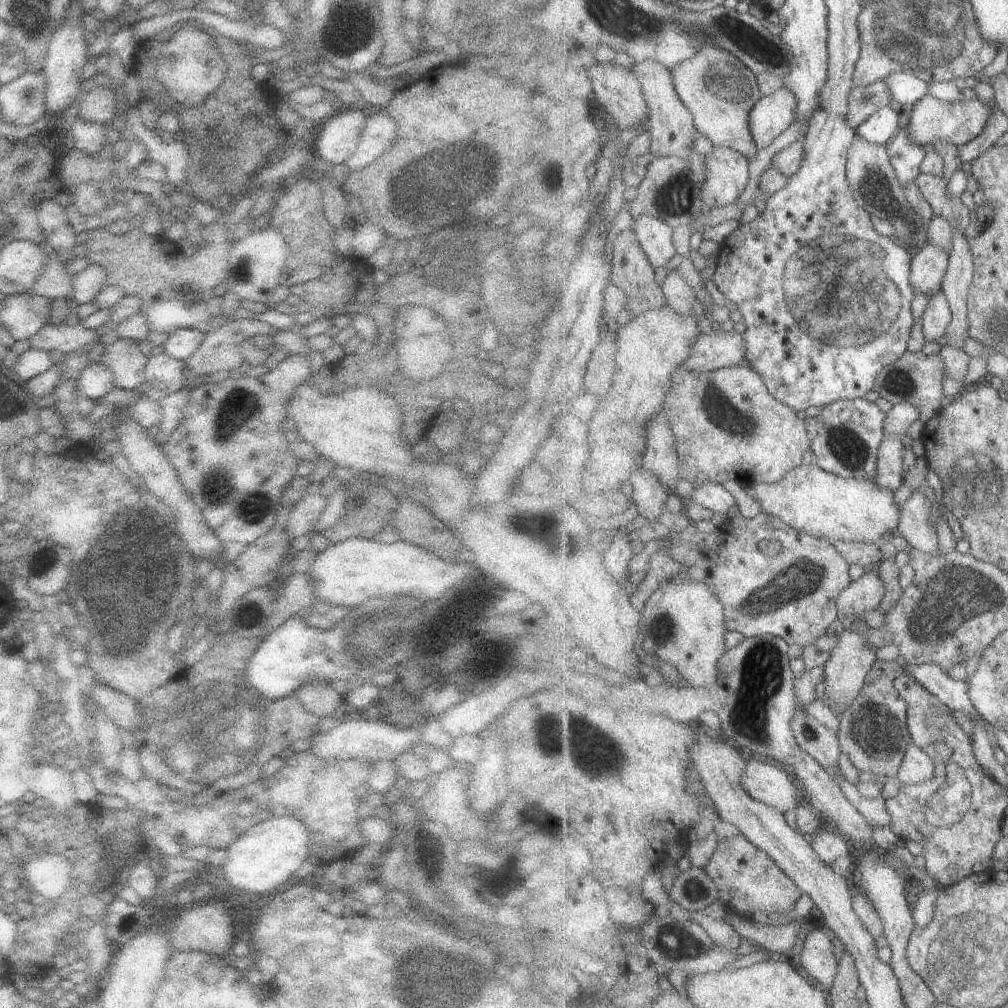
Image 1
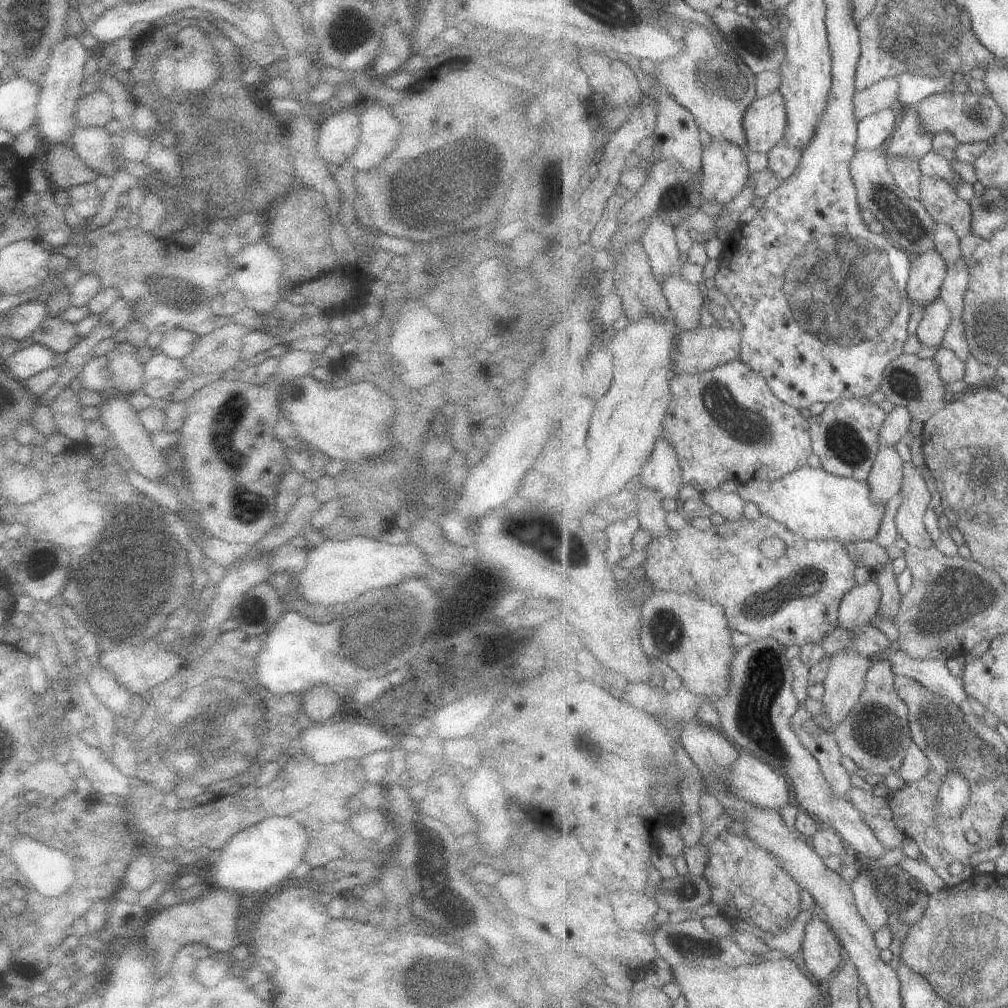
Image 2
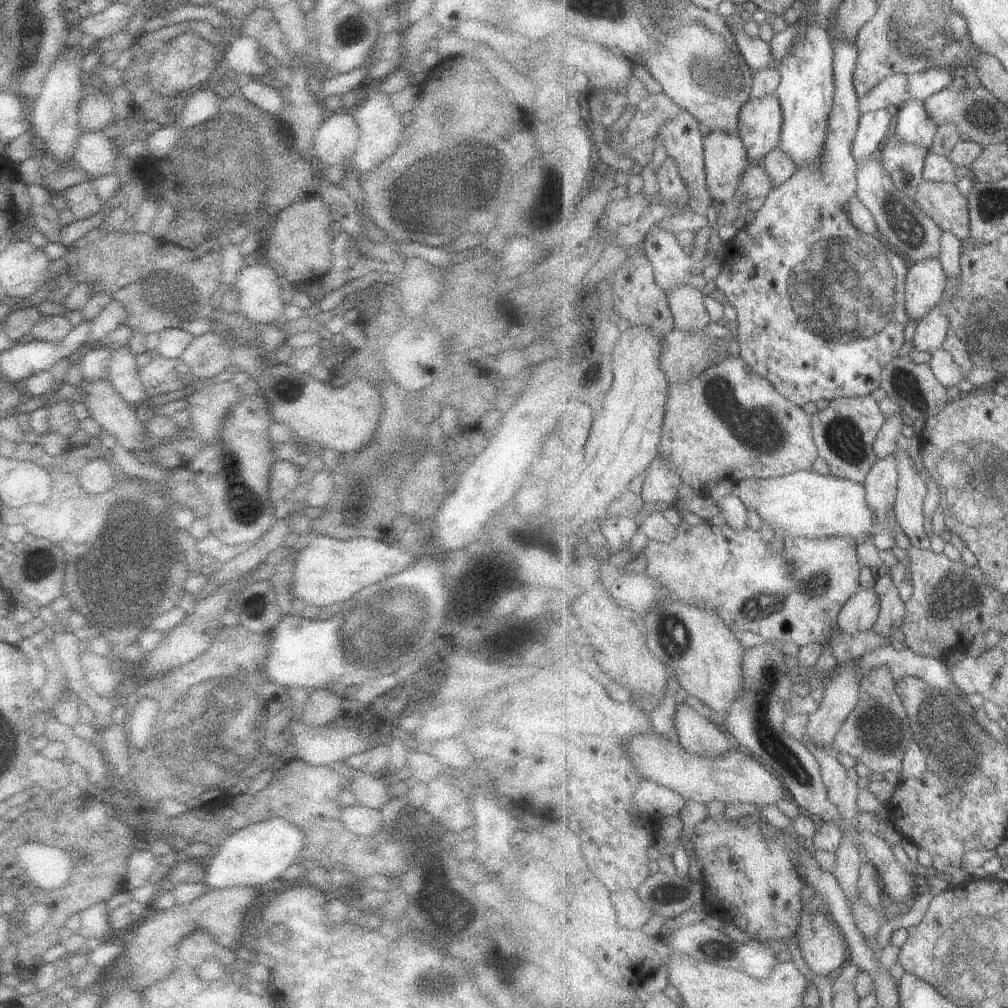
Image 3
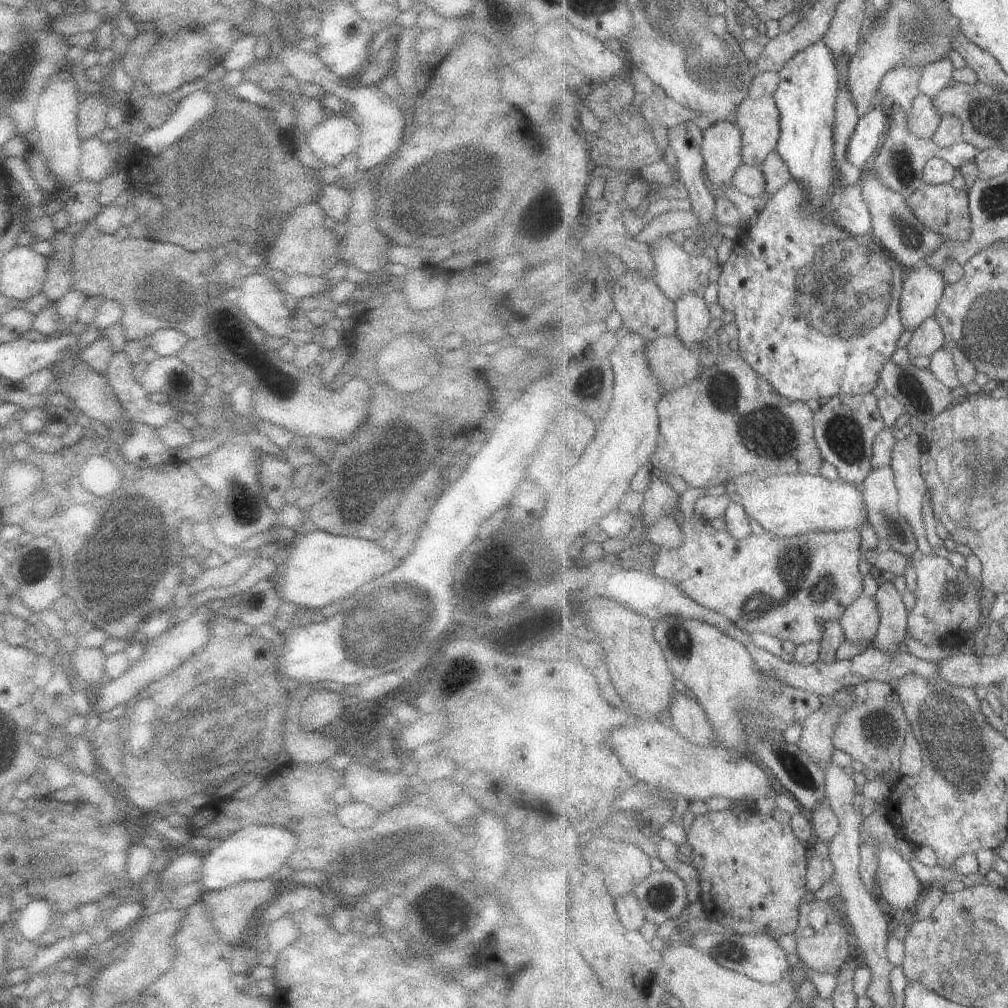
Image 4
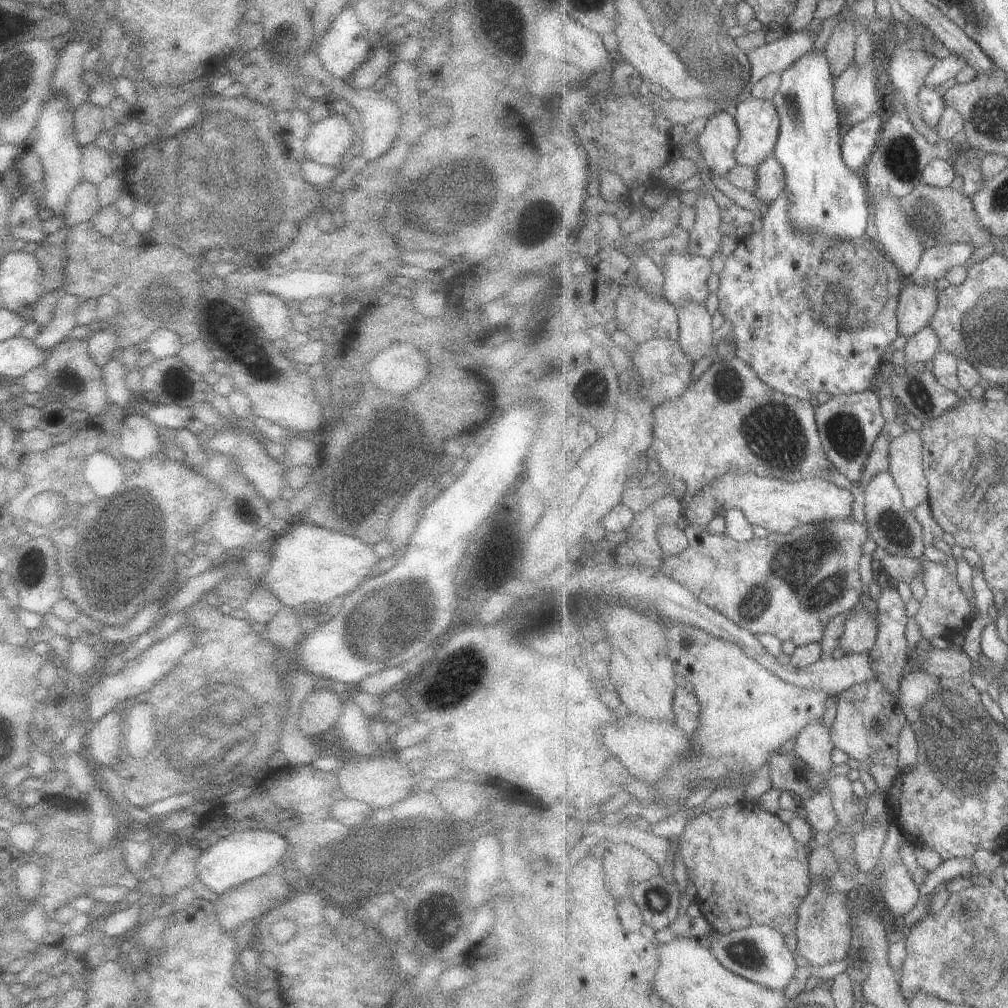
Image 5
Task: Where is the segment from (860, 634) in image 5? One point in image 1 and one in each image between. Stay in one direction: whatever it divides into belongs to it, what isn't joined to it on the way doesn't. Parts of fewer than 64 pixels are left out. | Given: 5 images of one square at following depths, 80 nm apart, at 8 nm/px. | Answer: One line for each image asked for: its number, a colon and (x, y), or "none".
1: (865, 594)
2: (859, 606)
3: (860, 613)
4: (860, 622)

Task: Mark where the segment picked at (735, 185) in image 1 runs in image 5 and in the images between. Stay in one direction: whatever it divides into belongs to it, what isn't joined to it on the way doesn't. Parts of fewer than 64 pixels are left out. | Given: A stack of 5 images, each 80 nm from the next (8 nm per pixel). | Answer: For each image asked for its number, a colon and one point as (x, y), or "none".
2: (725, 169)
3: (726, 158)
4: (721, 147)
5: (718, 141)

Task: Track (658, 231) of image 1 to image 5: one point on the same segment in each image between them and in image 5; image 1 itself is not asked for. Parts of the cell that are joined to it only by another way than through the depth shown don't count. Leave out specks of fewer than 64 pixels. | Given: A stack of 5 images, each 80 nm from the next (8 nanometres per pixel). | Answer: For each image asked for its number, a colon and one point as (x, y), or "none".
2: (659, 240)
3: (673, 266)
4: (677, 272)
5: (685, 276)

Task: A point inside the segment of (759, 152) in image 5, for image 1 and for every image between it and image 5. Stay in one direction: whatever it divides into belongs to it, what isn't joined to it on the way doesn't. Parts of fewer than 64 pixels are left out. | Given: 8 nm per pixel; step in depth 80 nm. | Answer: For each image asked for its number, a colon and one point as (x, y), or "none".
1: (773, 114)
2: (765, 121)
3: (761, 120)
4: (759, 119)

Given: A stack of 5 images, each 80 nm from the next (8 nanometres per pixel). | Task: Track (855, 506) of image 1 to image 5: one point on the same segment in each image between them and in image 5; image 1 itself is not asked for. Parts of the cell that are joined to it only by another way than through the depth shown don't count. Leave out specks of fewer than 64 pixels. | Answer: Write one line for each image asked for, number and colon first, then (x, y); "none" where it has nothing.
2: (816, 504)
3: (807, 504)
4: (785, 505)
5: (779, 506)

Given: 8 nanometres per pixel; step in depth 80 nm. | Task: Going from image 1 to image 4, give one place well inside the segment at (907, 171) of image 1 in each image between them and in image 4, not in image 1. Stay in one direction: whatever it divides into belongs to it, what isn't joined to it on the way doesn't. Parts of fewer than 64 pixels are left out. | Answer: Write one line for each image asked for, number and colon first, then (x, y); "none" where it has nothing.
2: (909, 138)
3: (913, 124)
4: (923, 120)

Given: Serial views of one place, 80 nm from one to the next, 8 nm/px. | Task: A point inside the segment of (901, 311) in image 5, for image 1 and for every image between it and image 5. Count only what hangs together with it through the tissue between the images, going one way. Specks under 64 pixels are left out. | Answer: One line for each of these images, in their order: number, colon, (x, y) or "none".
1: (929, 264)
2: (929, 270)
3: (925, 287)
4: (923, 289)

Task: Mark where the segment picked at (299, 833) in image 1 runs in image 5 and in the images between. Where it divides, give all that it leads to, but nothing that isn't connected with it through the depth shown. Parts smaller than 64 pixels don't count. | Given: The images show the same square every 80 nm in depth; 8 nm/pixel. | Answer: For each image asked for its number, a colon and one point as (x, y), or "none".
2: (260, 856)
3: (256, 855)
4: (255, 852)
5: (241, 856)

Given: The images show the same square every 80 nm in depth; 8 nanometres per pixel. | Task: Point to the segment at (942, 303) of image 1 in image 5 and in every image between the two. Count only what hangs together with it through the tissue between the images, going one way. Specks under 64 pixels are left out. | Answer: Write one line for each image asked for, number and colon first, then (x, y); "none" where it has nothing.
2: (932, 328)
3: (931, 332)
4: (928, 339)
5: (923, 346)

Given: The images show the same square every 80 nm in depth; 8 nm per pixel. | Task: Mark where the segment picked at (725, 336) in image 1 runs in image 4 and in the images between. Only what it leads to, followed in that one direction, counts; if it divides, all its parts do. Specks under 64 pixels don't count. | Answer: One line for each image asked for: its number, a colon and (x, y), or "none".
2: (697, 350)
3: (685, 355)
4: (675, 365)

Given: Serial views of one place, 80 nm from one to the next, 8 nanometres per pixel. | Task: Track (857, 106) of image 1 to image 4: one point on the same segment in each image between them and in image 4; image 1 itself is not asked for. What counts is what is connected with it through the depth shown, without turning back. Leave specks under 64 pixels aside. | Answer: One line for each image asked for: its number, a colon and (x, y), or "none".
2: (884, 94)
3: (893, 92)
4: (901, 85)

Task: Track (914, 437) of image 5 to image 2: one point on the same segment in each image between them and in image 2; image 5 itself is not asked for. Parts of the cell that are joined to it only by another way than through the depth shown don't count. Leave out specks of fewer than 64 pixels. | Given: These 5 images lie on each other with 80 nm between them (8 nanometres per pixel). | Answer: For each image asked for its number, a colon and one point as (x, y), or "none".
2: (915, 495)
3: (912, 489)
4: (907, 456)

